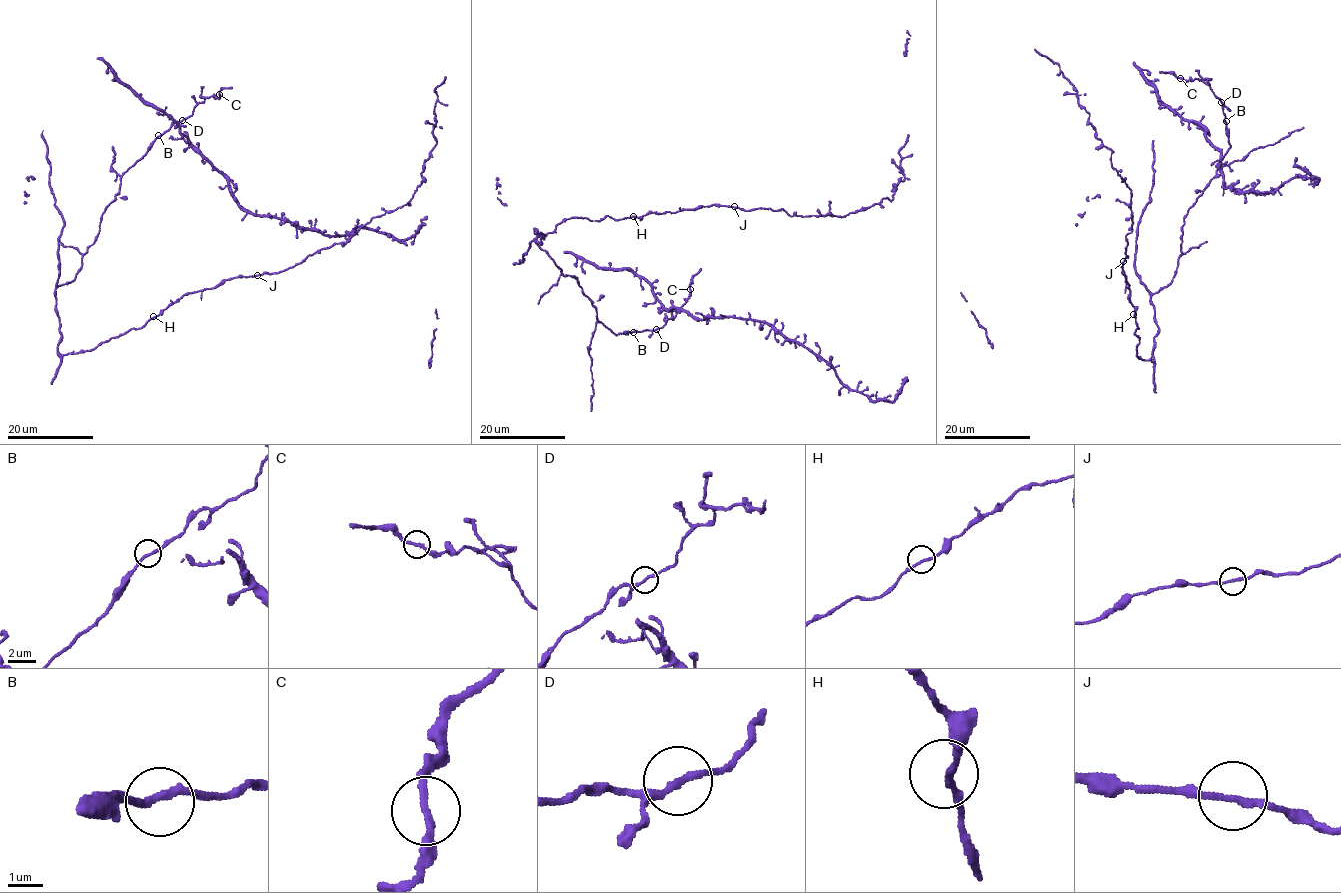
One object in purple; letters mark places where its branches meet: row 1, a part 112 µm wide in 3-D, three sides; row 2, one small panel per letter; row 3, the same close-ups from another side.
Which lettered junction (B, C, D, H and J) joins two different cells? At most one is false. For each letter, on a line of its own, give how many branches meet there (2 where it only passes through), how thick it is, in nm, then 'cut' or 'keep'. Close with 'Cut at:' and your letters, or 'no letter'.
B: 2 branches meet; 200 nm thick; keep
C: 2 branches meet; 180 nm thick; keep
D: 2 branches meet; 200 nm thick; keep
H: 2 branches meet; 180 nm thick; keep
J: 2 branches meet; 190 nm thick; keep
Cut at: no letter

